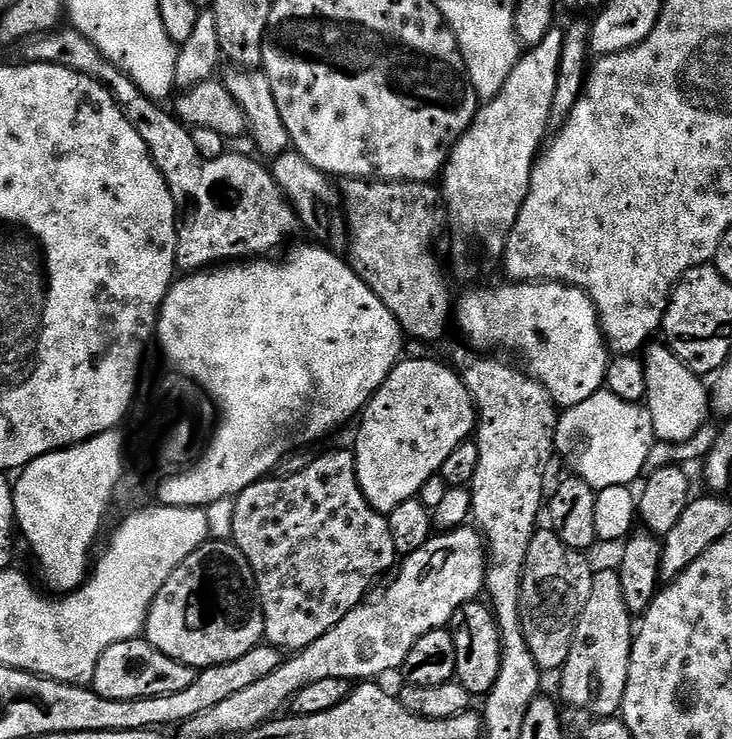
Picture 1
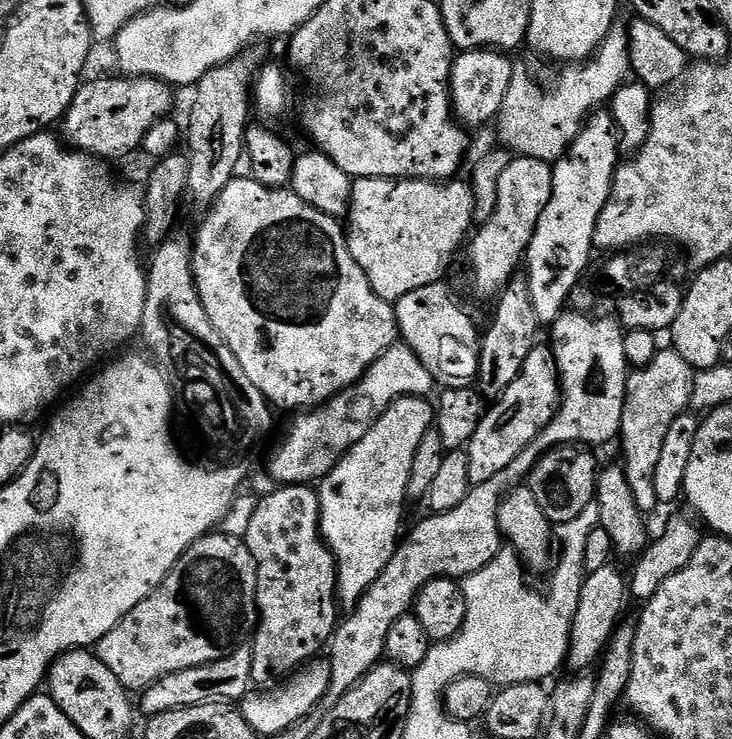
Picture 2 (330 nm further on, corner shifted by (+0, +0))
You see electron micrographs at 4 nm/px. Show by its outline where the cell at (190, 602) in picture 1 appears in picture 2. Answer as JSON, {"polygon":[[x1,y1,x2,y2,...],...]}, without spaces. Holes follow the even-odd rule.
{"polygon":[[216,530,184,551,163,582,94,645,94,653,129,693,140,694,166,674,226,658,253,635,257,623,254,558,241,537,225,536]]}

